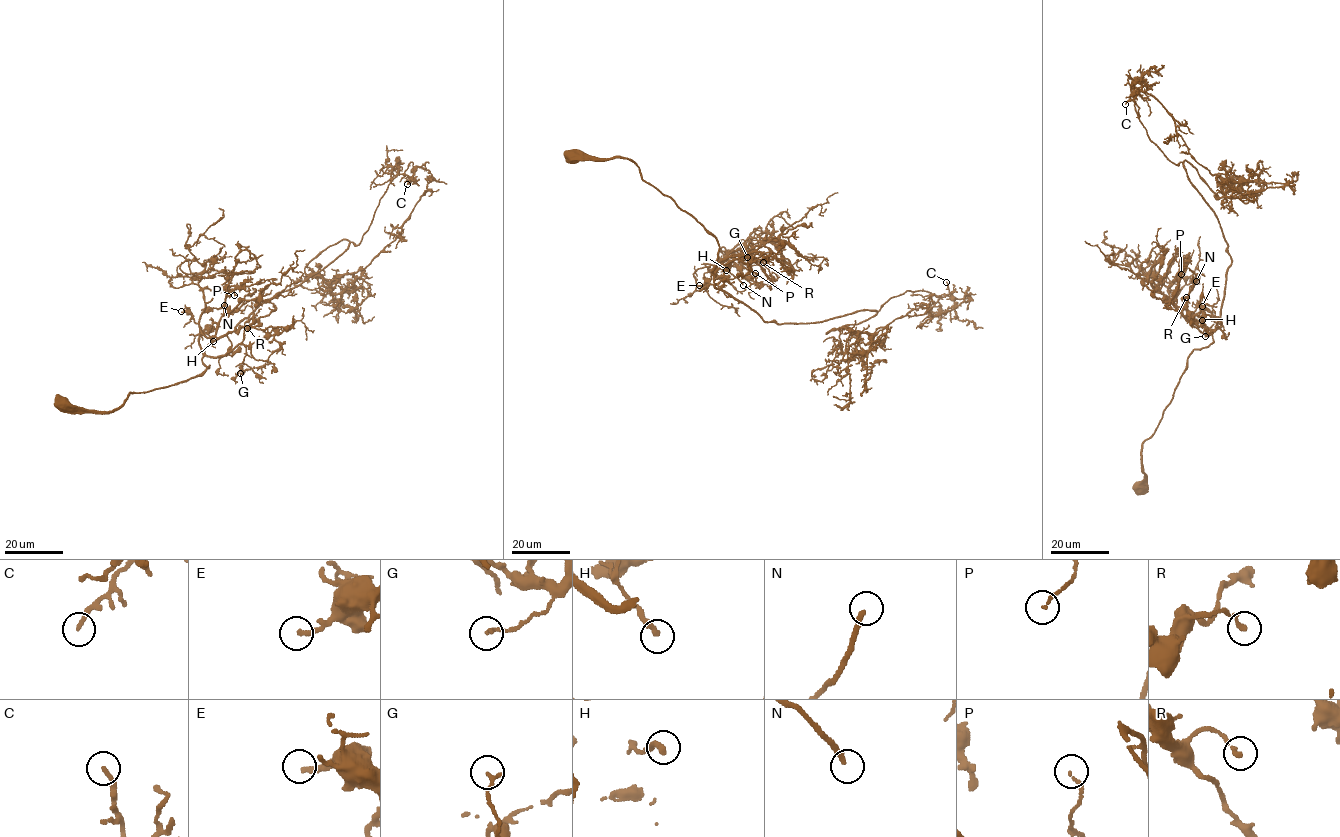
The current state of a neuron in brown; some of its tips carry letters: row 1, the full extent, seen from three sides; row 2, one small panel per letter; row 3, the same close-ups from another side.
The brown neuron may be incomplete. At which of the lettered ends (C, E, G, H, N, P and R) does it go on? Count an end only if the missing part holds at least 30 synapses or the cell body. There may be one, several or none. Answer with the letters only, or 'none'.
E, N

